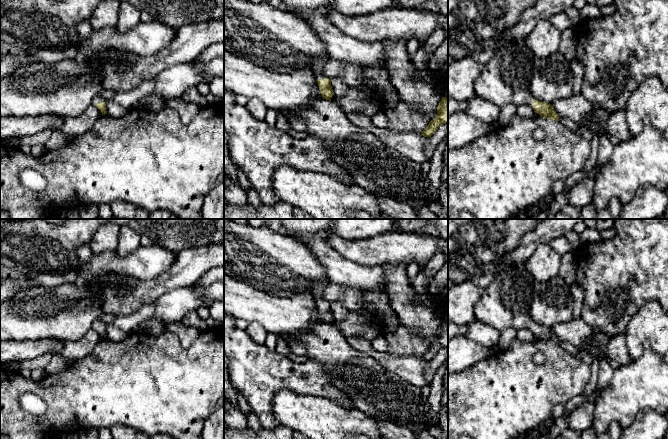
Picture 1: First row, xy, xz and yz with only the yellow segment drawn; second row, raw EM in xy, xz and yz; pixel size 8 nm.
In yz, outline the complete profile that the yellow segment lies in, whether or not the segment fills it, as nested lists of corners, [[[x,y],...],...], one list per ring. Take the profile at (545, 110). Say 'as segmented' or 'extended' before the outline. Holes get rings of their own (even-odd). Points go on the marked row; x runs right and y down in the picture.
extended; [[[512,41],[497,49],[489,62],[482,66],[479,79],[475,83],[475,96],[492,102],[502,108],[507,104],[530,105],[540,117],[559,121],[559,115],[551,104],[534,99],[530,92],[535,56],[525,41]]]

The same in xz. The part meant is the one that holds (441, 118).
as segmented; [[[442,97],[436,117],[429,122],[428,126],[421,132],[424,137],[431,137],[434,132],[443,124],[448,123],[448,98]]]

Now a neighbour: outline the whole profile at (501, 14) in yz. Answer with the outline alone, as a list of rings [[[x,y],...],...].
[[[464,0],[458,8],[464,21],[484,21],[497,33],[516,25],[520,15],[536,0]]]

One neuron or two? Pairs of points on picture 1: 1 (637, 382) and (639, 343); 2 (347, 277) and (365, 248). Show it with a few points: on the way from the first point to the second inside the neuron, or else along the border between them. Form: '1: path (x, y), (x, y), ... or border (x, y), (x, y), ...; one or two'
1: border (657, 353), (646, 345), (643, 352), (632, 361); two
2: border (336, 251), (343, 257), (360, 265), (379, 265); two

